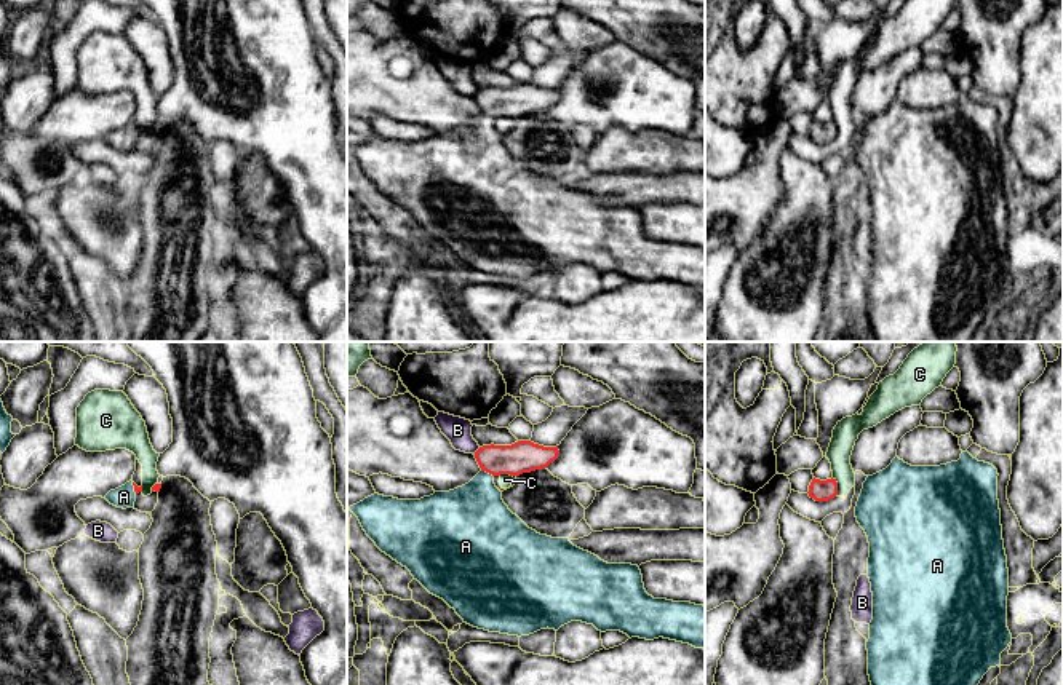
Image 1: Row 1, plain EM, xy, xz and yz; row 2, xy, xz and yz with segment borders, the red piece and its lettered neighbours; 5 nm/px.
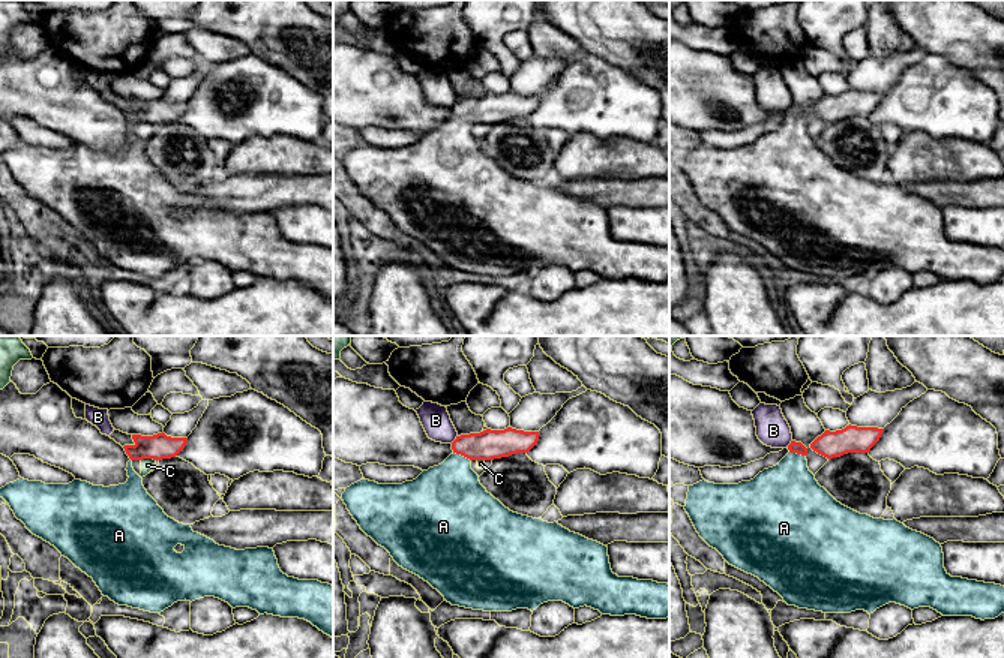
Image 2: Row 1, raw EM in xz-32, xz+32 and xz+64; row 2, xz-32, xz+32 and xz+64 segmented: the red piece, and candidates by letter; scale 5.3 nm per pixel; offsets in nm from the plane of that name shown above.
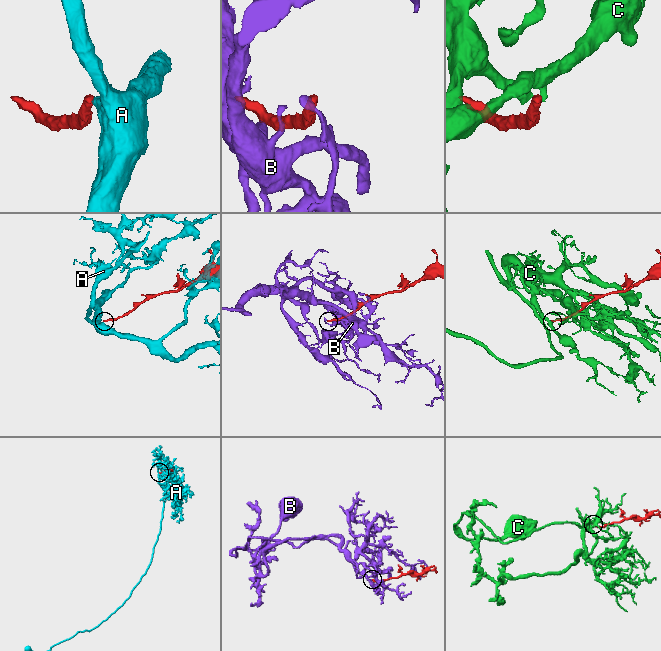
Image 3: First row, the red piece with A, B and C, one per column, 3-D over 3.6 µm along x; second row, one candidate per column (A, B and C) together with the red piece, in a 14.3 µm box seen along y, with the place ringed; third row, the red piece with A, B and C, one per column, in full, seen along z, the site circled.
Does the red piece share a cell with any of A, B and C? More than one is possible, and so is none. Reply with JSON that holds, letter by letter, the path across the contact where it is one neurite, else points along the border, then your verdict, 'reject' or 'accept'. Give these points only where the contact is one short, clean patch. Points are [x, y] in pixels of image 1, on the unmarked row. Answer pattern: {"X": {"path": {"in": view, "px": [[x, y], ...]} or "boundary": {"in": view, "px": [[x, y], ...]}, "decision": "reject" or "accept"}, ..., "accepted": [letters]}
{"A": {"path": {"in": "xz", "px": [[521, 99], [499, 102], [488, 114], [473, 160]]}, "decision": "accept"}, "B": {"boundary": {"in": "xz", "px": [[480, 90], [473, 96]]}, "decision": "reject"}, "C": {"decision": "reject"}, "accepted": ["A"]}

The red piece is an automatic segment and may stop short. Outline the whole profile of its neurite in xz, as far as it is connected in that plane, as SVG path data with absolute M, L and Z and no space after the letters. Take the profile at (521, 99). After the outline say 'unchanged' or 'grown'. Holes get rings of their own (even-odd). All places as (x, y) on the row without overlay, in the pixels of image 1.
M531 83L512 88L483 88L475 94L481 113L465 128L449 134L435 134L420 142L398 142L374 136L350 148L366 177L393 203L406 209L430 236L443 241L464 265L489 275L529 278L540 271L555 271L571 263L593 267L598 273L620 273L631 279L654 283L659 279L689 286L705 292L705 249L691 244L654 241L644 232L638 208L607 206L598 198L574 188L569 180L551 180L529 171L502 142L494 120L520 118L547 110L558 101L556 89Z; grown

